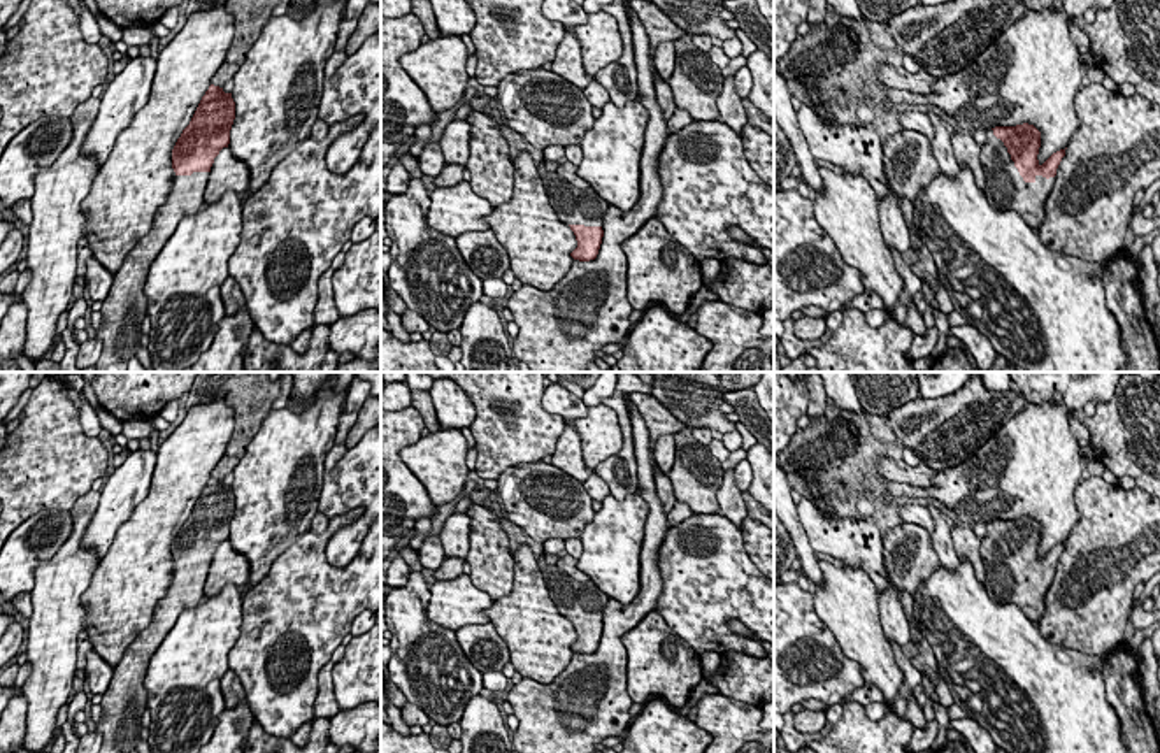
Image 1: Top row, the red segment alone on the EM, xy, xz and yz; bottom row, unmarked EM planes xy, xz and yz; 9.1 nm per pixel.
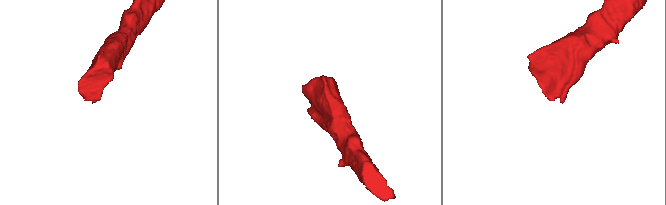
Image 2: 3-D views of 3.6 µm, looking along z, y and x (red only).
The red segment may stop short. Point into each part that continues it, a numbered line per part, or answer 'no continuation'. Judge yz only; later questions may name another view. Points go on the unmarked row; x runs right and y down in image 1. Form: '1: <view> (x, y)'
1: yz (1006, 583)

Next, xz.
1: xz (574, 599)

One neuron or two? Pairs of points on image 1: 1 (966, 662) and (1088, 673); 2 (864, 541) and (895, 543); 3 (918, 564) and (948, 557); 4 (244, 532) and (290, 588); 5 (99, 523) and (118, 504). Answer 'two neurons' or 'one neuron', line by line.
1: one neuron
2: two neurons
3: two neurons
4: two neurons
5: one neuron

